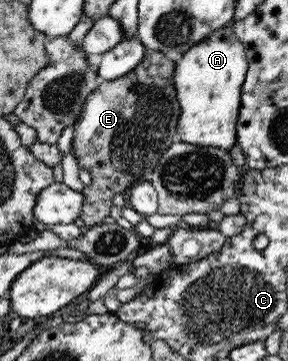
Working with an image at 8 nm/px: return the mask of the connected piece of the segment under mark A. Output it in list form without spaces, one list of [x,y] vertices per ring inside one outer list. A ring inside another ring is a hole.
[[[230,24],[215,30],[205,40],[183,52],[175,62],[174,86],[181,108],[176,127],[180,142],[230,152],[237,141],[236,126],[248,64],[245,48]]]

